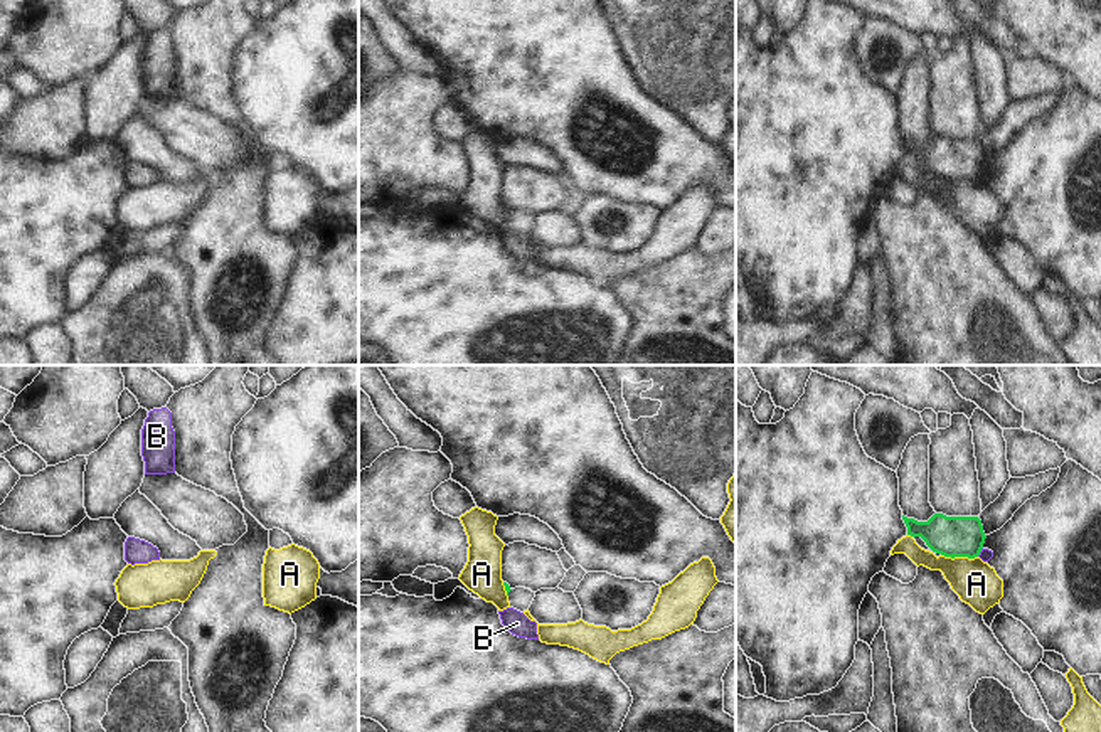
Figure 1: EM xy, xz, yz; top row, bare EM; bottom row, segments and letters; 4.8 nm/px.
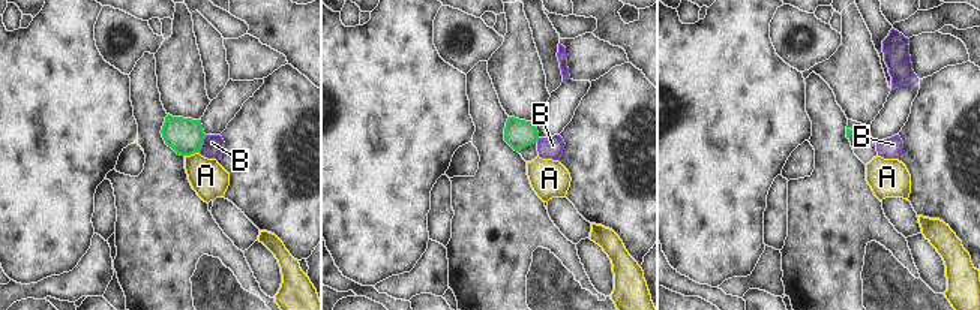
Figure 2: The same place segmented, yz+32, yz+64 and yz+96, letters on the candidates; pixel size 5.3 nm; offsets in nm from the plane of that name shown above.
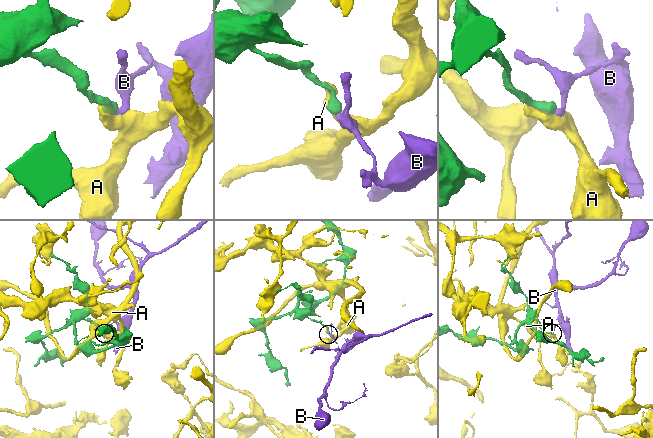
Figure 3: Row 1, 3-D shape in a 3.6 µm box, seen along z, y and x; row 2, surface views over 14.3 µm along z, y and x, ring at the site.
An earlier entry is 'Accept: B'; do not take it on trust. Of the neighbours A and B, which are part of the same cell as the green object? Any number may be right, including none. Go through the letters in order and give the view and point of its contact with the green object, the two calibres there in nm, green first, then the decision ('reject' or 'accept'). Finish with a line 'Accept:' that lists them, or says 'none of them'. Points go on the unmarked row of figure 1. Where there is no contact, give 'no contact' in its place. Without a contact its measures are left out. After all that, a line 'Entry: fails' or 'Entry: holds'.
A: contact yz (960, 179); calibres 190 and 200 nm; reject
B: contact yz (980, 174); calibres 190 and 60 nm; reject
Accept: none of them
Entry: fails

